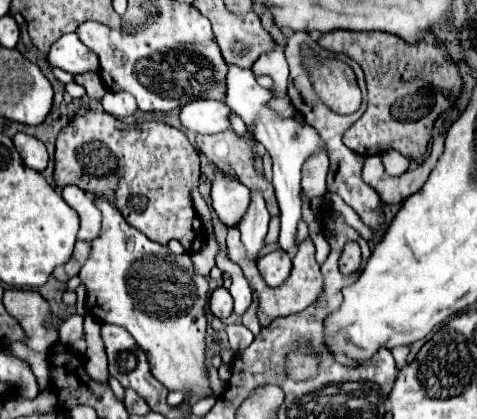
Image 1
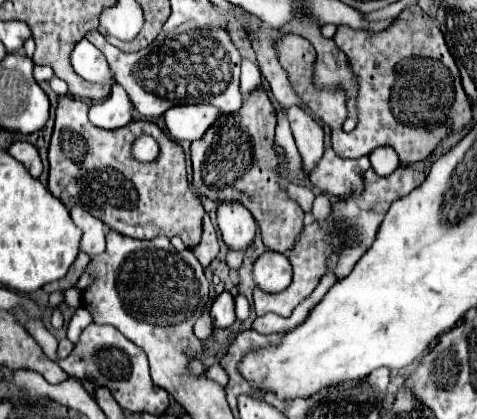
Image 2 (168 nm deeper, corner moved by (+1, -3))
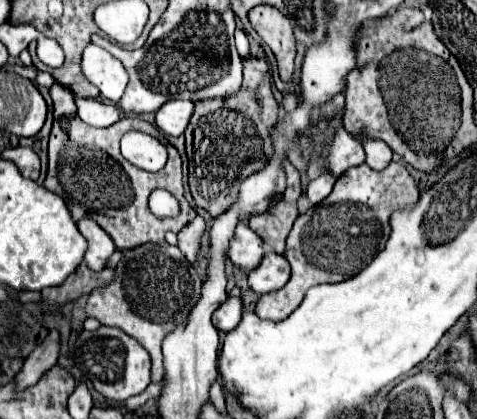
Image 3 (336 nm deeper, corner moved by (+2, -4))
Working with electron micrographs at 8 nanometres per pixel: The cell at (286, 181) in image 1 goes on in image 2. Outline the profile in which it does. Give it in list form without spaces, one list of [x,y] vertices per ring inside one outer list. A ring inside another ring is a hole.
[[[243,58],[243,64],[241,64],[241,94],[243,94],[243,98],[249,98],[249,94],[259,88],[263,88],[263,80],[261,80],[257,64]]]

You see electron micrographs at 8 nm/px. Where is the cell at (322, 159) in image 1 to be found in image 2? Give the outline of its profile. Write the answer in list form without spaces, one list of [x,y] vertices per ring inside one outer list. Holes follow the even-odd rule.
[[[289,108],[291,128],[299,154],[303,158],[303,172],[309,176],[309,172],[317,166],[319,158],[325,150],[325,132],[319,122],[311,118],[303,108]]]

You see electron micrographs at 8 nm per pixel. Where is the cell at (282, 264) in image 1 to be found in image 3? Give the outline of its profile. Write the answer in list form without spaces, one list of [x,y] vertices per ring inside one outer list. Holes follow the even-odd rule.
[[[266,253],[260,267],[248,273],[248,285],[256,295],[282,289],[290,279],[290,265],[284,255]]]

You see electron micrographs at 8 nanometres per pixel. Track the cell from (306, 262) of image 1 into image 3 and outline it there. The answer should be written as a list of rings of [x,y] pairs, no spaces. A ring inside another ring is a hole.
[[[362,163],[362,165],[352,167],[346,173],[342,173],[332,189],[332,195],[296,219],[296,223],[286,239],[286,253],[284,253],[286,259],[290,259],[292,277],[282,289],[260,297],[260,301],[256,305],[256,315],[260,315],[260,319],[282,321],[302,303],[302,299],[310,287],[320,285],[320,283],[338,283],[338,281],[346,281],[346,279],[354,277],[386,245],[386,241],[390,237],[390,215],[396,209],[414,207],[418,203],[418,197],[420,195],[418,195],[416,181],[408,173],[408,169],[400,163],[390,163],[384,171],[374,171],[366,163]]]

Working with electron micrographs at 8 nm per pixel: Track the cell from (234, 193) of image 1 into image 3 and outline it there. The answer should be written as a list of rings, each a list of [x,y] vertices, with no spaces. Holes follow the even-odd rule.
[[[240,223],[236,227],[234,239],[230,241],[228,257],[238,269],[252,271],[260,265],[264,257],[264,243],[246,223]]]

